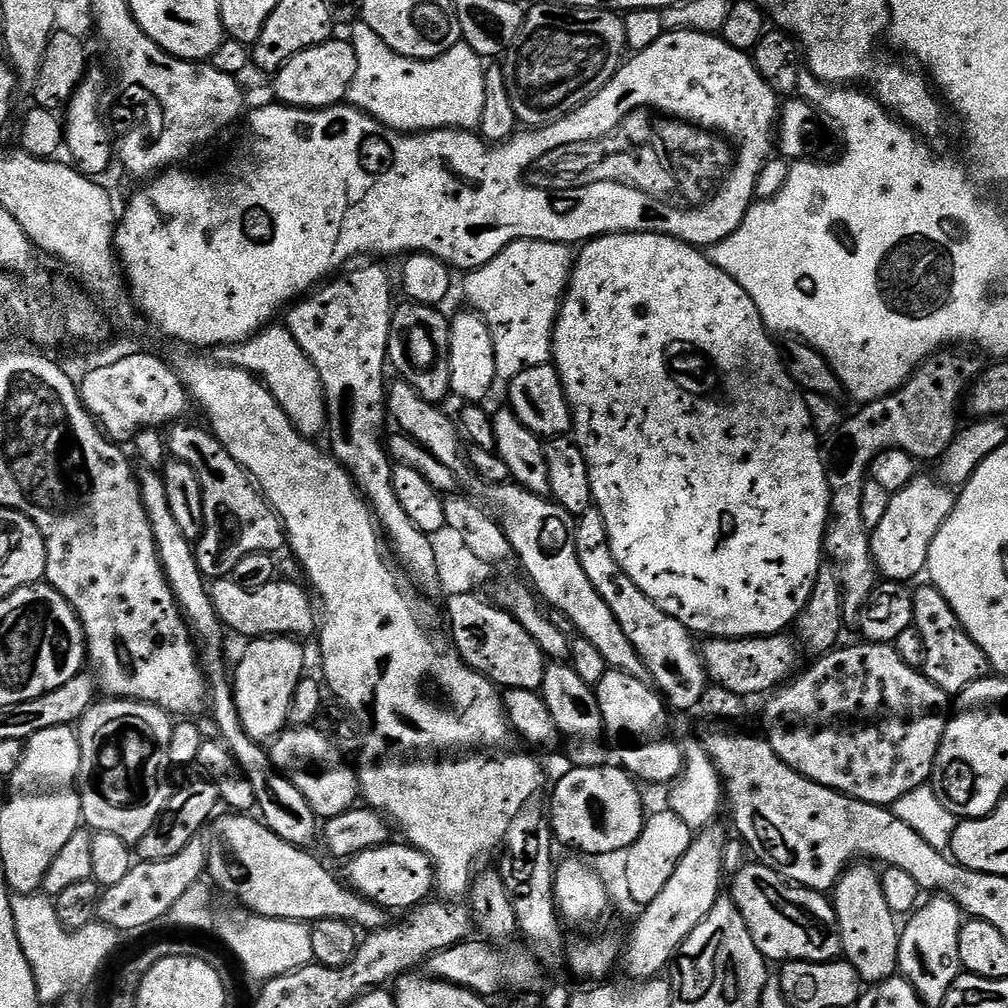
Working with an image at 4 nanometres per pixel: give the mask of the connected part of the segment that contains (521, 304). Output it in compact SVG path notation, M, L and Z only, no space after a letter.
M516 240L506 246L490 262L480 268L471 269L464 280L464 296L469 300L471 311L479 314L490 330L494 342L494 366L501 381L512 380L522 370L530 366L542 366L553 359L552 331L556 325L556 315L564 293L568 290L568 280L572 277L574 252L567 244L555 244L545 240Z

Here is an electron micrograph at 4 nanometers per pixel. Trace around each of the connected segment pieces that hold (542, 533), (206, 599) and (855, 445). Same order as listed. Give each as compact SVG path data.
M515 482L484 484L482 490L488 499L487 507L504 527L515 559L520 559L528 575L527 583L535 589L539 599L549 609L561 611L578 635L586 638L586 642L591 642L602 658L606 658L609 669L628 672L631 676L647 677L649 670L638 650L634 650L634 642L626 638L626 630L618 626L618 618L614 618L610 606L602 602L602 594L598 594L590 578L586 578L582 571L582 562L578 562L578 550L574 546L577 517L548 496L534 494Z
M144 466L136 472L136 480L140 483L140 497L152 527L156 553L160 559L164 577L168 579L170 590L174 594L177 606L180 607L180 613L188 624L188 631L192 633L193 641L200 647L198 655L208 678L210 712L212 708L212 720L220 731L219 739L231 752L232 757L240 763L240 767L251 774L256 787L258 812L261 812L259 815L263 823L267 824L268 829L274 834L278 834L278 838L297 846L308 846L315 836L317 839L318 817L306 802L302 790L298 790L298 786L294 786L294 782L284 773L269 767L270 756L265 745L259 740L254 740L242 726L242 718L238 714L236 705L234 684L230 679L230 668L224 665L223 644L226 629L220 623L220 615L212 605L212 593L205 576L200 573L193 541L188 540L186 534L182 534L174 514L170 514L170 501L166 495L164 477L157 469Z
M960 346L941 348L920 363L897 392L877 400L869 400L861 412L841 419L822 444L824 469L832 491L828 528L824 531L824 554L836 569L844 591L844 618L852 622L866 606L878 583L876 564L872 560L872 537L862 522L862 486L869 475L872 459L887 448L900 448L917 462L939 461L961 427L960 399L965 399L982 371L981 357L964 356Z

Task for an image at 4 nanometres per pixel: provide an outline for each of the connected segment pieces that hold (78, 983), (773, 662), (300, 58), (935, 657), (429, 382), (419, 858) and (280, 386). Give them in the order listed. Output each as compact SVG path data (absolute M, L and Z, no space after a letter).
M15 893L11 900L15 929L19 946L34 974L35 986L43 1005L59 1003L76 988L88 985L113 954L120 934L101 921L92 921L90 926L68 932L57 918L55 901L45 893L22 895Z
M775 632L772 636L717 636L705 639L702 644L704 667L717 685L740 697L771 693L793 679L797 671L796 663L802 657L799 643L789 636L784 632Z
M333 38L313 48L294 54L274 73L276 80L272 88L276 91L275 99L281 104L293 108L333 108L336 104L347 101L348 87L354 82L358 70L358 54L347 39Z
M931 586L916 588L912 593L914 606L913 625L922 634L922 642L926 642L926 662L922 669L936 685L949 694L959 694L974 682L983 680L990 665L982 650L966 634L966 630L958 622L954 610L942 598L942 594Z
M404 302L392 314L390 322L390 338L388 339L388 364L396 367L395 375L405 380L426 402L437 406L443 405L444 399L449 399L452 387L450 386L450 320L440 313L441 309L426 304Z
M389 842L381 848L366 850L347 861L348 880L355 891L366 900L373 900L379 908L411 910L425 903L434 892L434 865L431 858L407 842Z
M269 326L240 344L221 344L211 349L211 359L228 368L240 368L259 378L268 393L282 406L282 410L292 419L292 424L301 434L309 438L315 432L323 433L326 428L326 409L324 406L324 388L320 384L320 375L316 367L306 358L306 354L294 342L287 327Z

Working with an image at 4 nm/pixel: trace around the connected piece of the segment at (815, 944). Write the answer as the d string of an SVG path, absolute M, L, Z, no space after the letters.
M748 862L731 877L730 895L749 927L750 934L758 950L768 962L787 962L790 960L809 960L827 964L841 955L840 924L836 921L836 910L833 901L823 892L812 888L802 888L793 884L759 862Z

